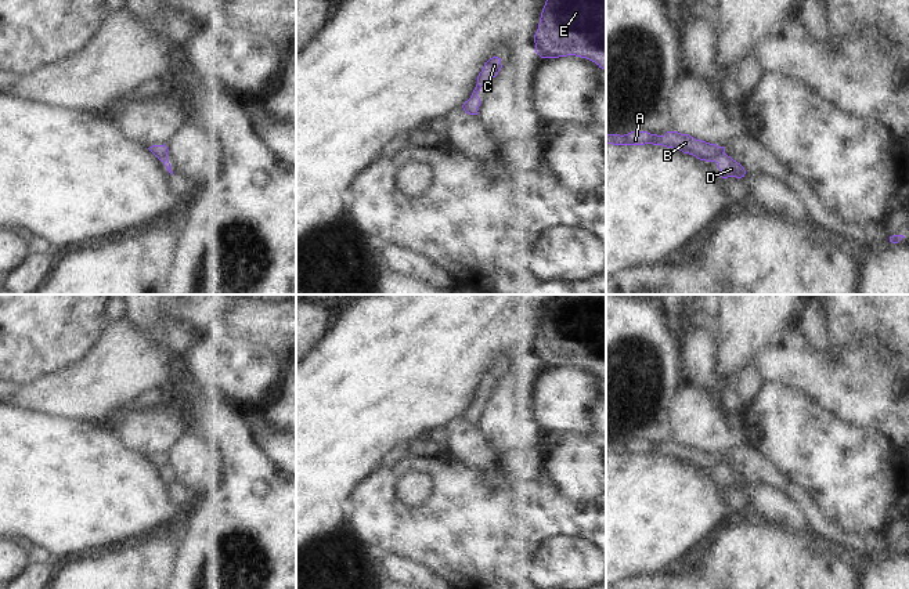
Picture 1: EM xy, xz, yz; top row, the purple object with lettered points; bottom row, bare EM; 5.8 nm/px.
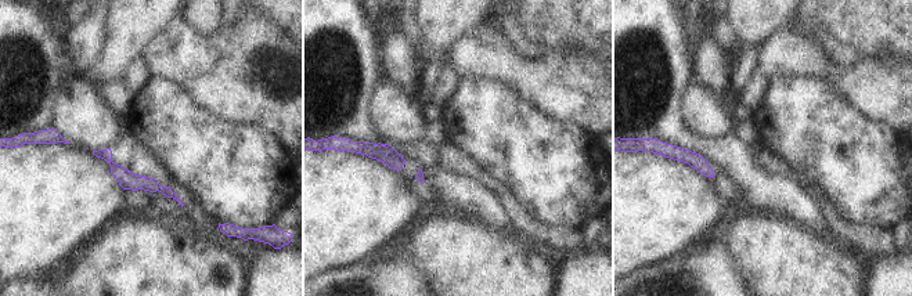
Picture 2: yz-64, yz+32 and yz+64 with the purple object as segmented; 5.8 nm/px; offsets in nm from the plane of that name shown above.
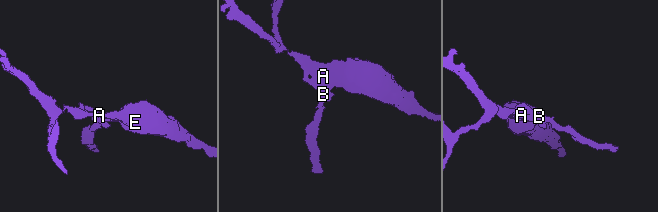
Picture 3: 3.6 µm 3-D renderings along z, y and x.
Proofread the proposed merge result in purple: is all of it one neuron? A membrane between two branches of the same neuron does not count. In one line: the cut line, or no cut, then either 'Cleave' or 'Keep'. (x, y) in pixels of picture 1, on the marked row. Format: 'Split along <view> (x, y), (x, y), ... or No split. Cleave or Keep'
No split. Keep

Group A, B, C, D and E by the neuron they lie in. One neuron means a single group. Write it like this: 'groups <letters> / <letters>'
groups A B C D E

